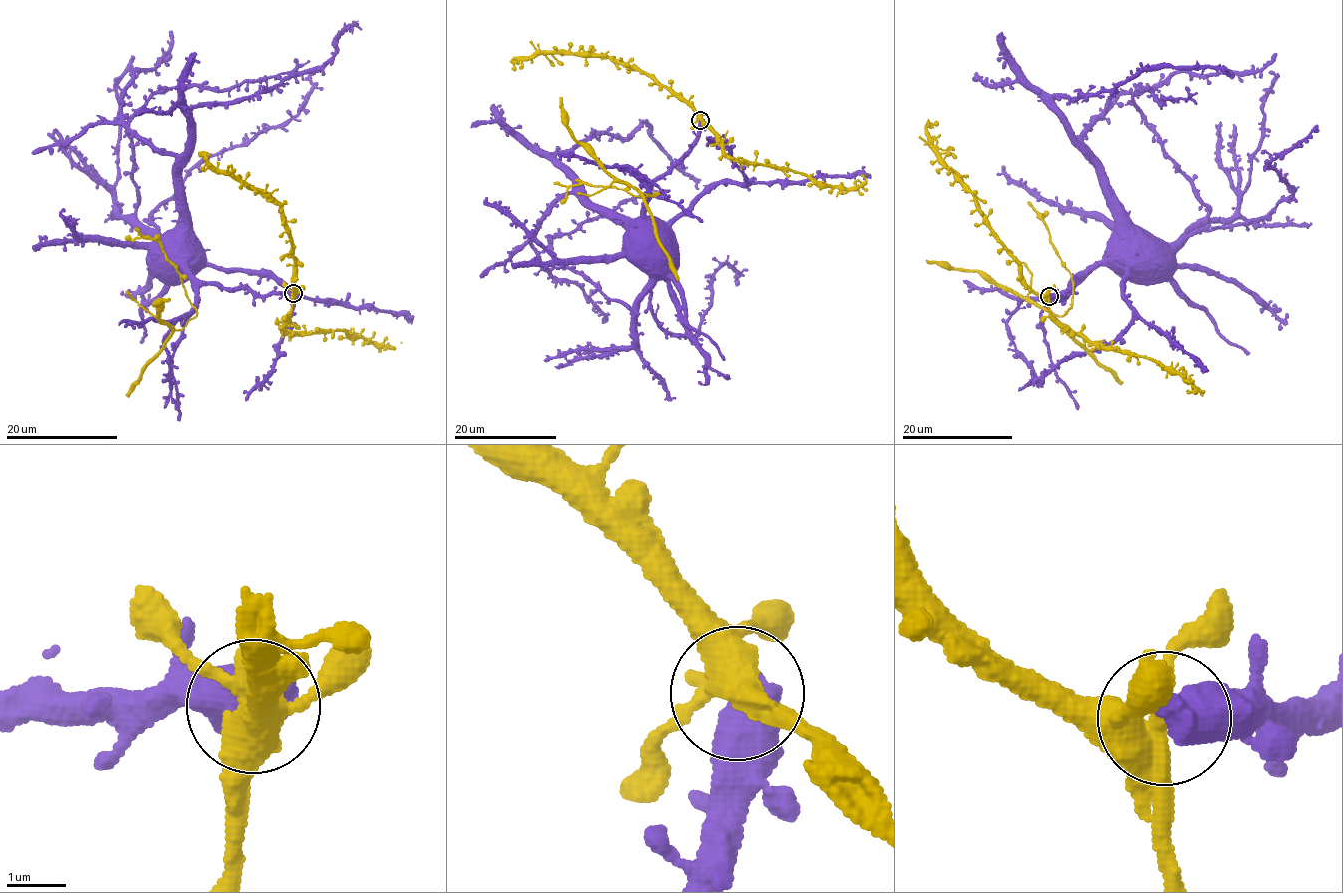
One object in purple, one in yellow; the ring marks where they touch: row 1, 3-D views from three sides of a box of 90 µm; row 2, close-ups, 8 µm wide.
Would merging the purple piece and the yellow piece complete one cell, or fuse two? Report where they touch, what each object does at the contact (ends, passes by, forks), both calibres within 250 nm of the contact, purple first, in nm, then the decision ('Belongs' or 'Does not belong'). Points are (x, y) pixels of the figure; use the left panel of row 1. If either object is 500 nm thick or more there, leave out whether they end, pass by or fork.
Place: (293, 293). Thickness 700 nm (purple) against 360 nm. Does not belong

